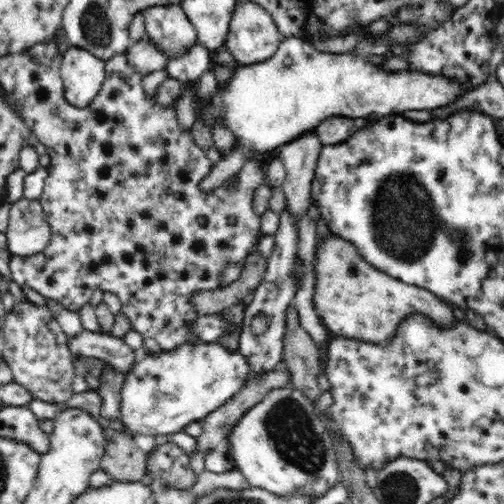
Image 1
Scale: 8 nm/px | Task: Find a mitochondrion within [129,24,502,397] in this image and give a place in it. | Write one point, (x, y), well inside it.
(385, 235)

